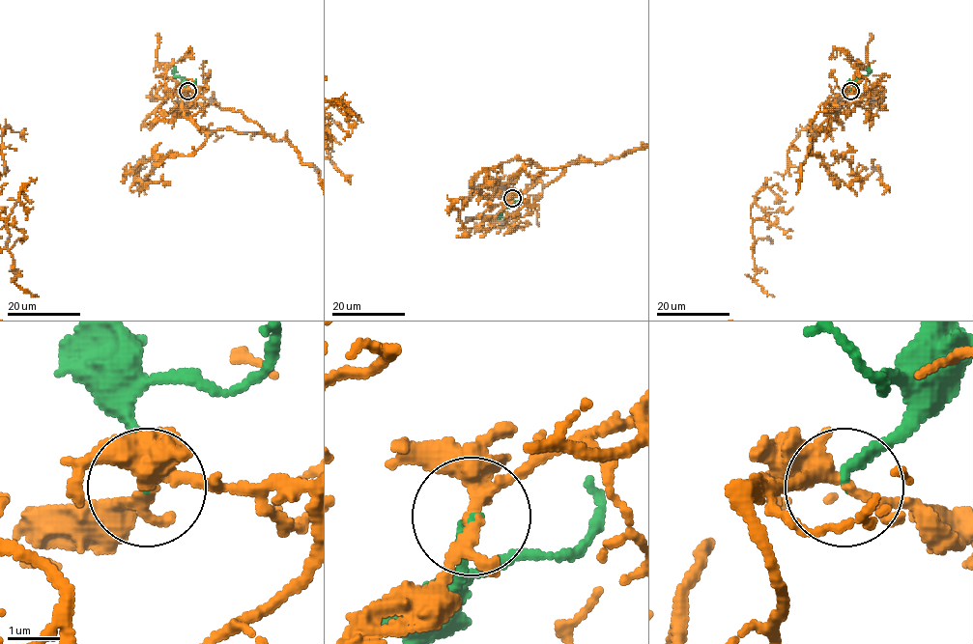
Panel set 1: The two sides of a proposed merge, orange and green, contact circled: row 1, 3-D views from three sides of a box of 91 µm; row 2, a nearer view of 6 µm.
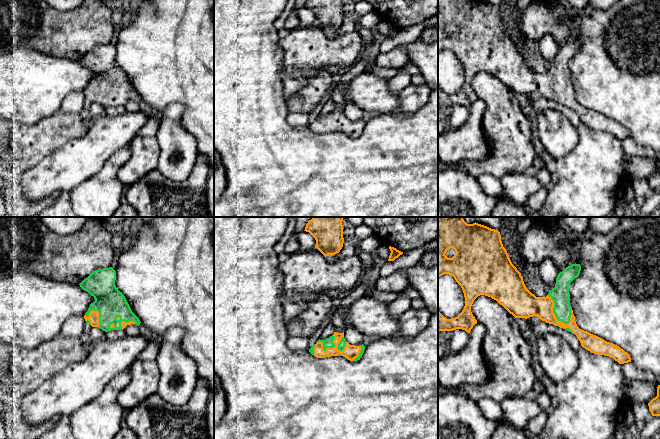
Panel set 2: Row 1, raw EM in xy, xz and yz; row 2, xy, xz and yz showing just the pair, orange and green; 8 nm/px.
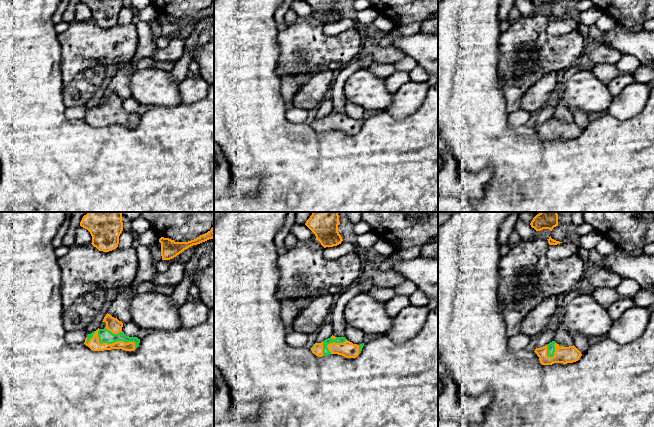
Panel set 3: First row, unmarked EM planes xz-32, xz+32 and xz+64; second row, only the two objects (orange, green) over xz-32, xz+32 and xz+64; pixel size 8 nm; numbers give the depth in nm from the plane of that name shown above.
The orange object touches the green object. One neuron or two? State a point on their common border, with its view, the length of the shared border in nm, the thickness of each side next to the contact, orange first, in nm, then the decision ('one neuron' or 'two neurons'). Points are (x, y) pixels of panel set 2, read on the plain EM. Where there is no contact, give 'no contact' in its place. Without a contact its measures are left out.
contact yz (552, 88); length 300 nm; calibres 220 and 150 nm; one neuron

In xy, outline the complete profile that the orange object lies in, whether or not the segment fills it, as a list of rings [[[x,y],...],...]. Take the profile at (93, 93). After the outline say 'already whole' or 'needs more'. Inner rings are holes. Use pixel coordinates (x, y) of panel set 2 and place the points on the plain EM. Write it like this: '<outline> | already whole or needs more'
[[[109,43],[93,47],[79,60],[95,75],[84,91],[86,99],[105,108],[141,99],[125,72],[116,64],[115,56],[116,47]]] | needs more

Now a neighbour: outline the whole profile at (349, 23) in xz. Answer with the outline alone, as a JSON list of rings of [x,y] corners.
[[[347,16],[344,17],[343,23],[339,29],[335,31],[326,32],[325,34],[328,38],[332,39],[339,36],[340,34],[355,30],[356,24],[357,24],[356,17]]]

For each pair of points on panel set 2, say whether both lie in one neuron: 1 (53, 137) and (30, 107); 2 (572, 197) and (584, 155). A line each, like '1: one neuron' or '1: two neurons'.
1: two neurons
2: one neuron

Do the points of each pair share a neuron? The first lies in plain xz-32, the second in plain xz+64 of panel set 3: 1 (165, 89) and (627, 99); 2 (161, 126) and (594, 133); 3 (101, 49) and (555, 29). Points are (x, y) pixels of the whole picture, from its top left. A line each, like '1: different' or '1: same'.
1: different
2: same
3: different

